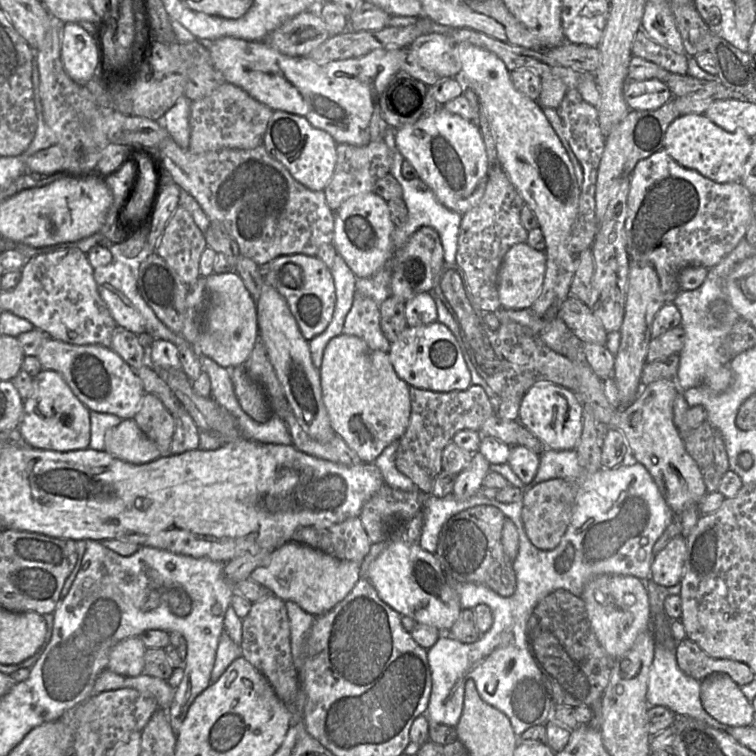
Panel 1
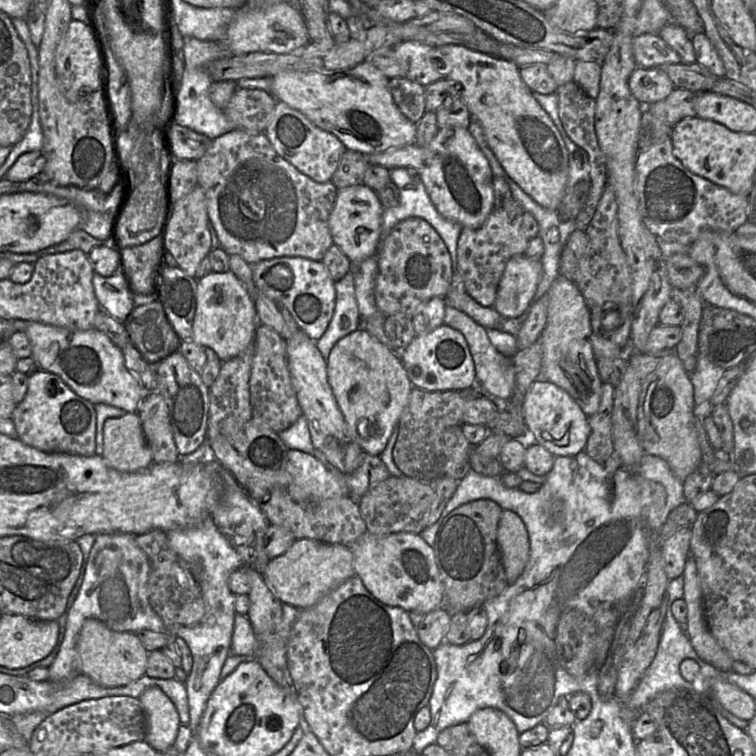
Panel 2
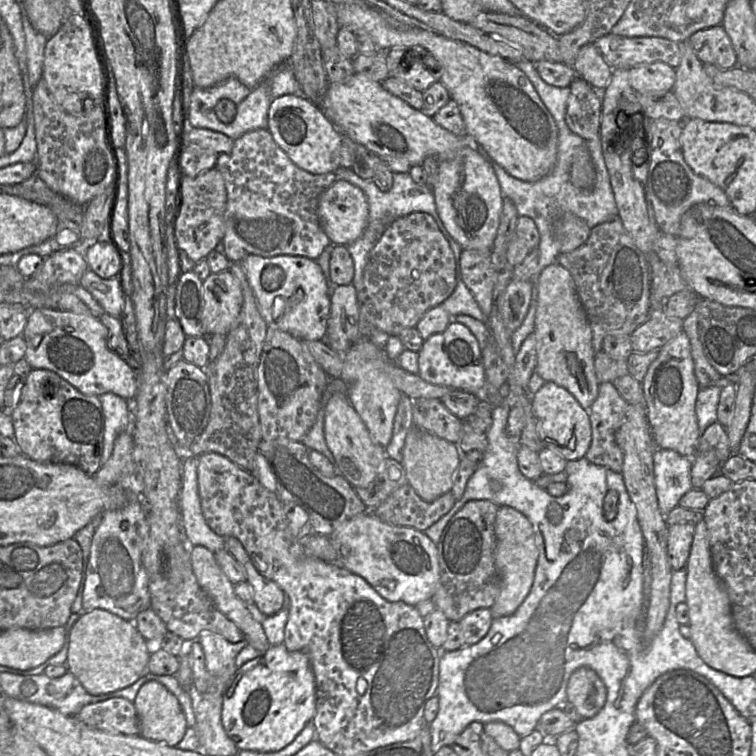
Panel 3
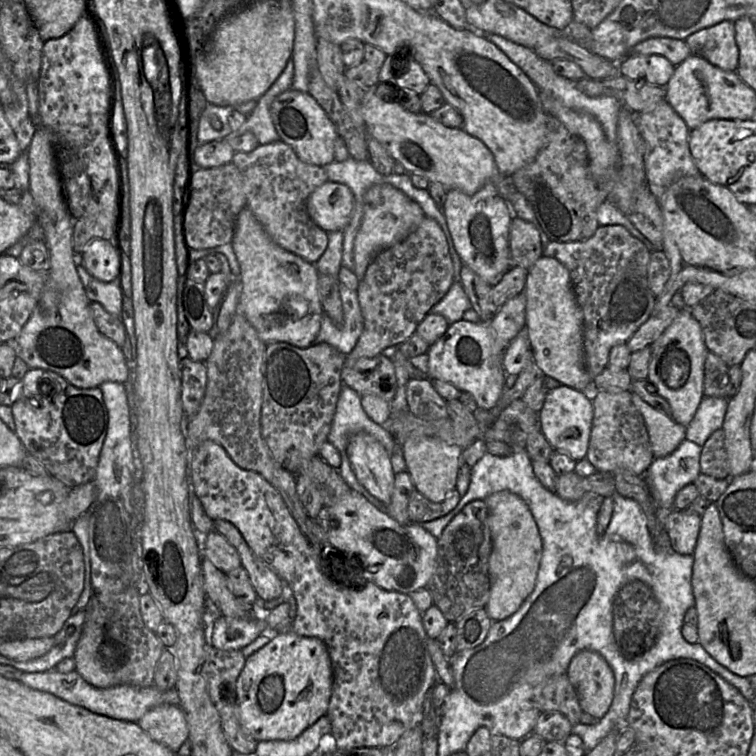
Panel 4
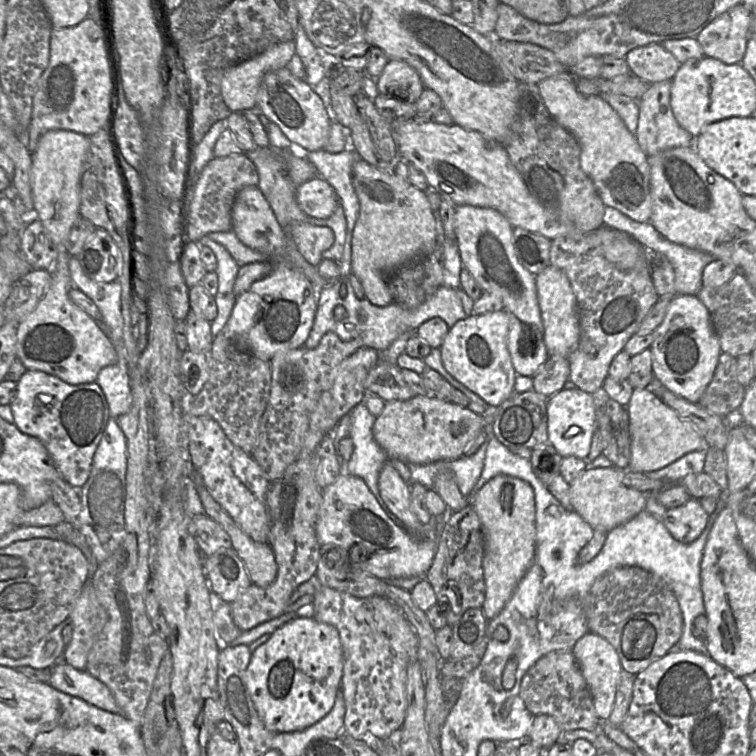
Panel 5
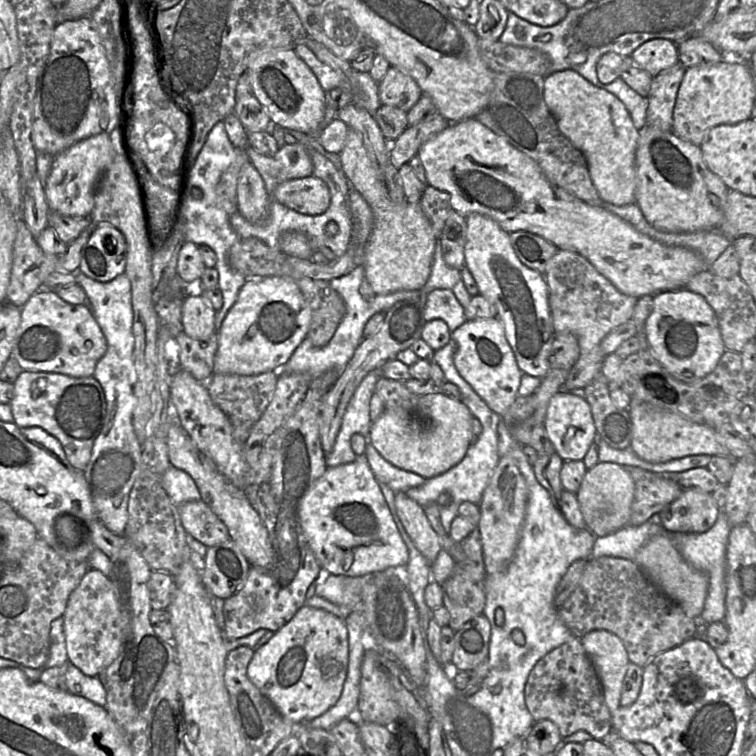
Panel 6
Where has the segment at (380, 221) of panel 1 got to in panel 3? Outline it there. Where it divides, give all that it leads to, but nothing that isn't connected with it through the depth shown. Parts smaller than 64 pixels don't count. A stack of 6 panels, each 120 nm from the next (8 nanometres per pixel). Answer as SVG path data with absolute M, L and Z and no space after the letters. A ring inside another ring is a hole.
M337 179L319 196L318 217L331 243L347 246L358 239L368 226L366 195L350 182Z

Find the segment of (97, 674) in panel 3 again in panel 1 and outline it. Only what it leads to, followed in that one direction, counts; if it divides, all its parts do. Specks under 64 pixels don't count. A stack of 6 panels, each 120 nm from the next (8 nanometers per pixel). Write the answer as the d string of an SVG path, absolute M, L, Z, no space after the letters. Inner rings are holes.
M135 636L118 642L110 651L107 670L128 677L136 677L144 671L146 646Z

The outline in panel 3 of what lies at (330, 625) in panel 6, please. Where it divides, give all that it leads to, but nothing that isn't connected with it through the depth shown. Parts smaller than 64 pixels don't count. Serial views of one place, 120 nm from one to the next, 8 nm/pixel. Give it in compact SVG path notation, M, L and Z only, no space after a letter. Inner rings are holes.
M285 644L270 645L269 649L258 656L257 658L248 661L242 667L237 669L234 676L233 682L230 687L226 690L222 705L222 715L221 720L223 727L230 737L230 739L235 743L239 750L253 750L259 752L274 752L279 751L289 745L296 736L303 730L303 728L312 721L316 712L316 684L315 676L311 668L309 658L306 654L298 651L290 651L286 648Z

